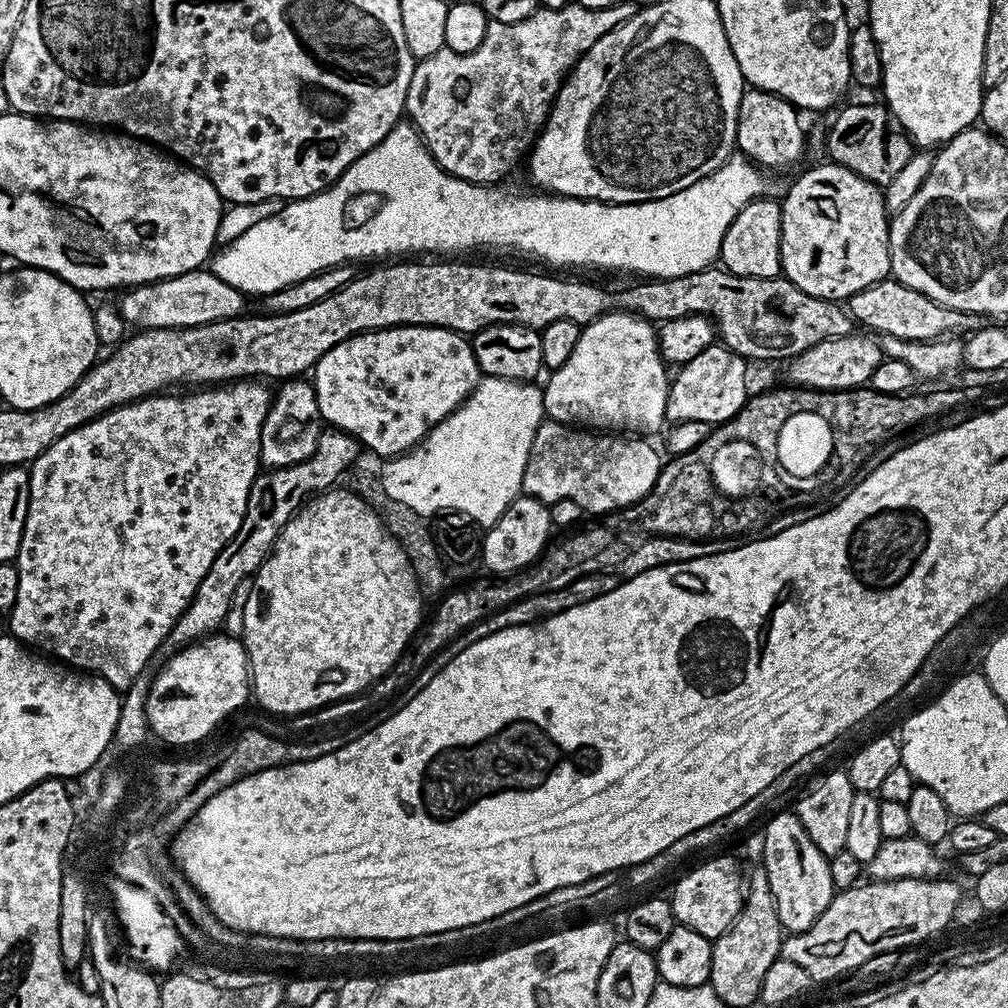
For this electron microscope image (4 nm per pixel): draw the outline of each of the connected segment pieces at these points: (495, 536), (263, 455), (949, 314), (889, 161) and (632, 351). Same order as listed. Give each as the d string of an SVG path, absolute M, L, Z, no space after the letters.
M519 495L512 501L511 506L495 520L482 536L482 561L492 574L515 574L529 566L535 565L541 559L542 553L549 547L548 535L554 532L552 523L552 509L543 504L541 500L535 500L532 496Z
M293 378L283 381L277 388L279 390L275 391L260 439L260 463L268 470L285 468L308 458L317 448L318 438L324 428L318 410L316 389L309 381Z
M895 278L879 280L874 286L866 286L866 290L858 290L858 294L848 297L846 311L859 327L860 324L864 327L861 329L881 337L893 336L903 340L938 340L960 334L956 332L971 334L982 324L981 317L973 312L959 312L942 306L926 298L926 294L910 290L910 286Z
M845 103L843 107L835 113L837 116L833 118L832 125L828 128L827 159L831 161L831 163L846 166L846 170L854 170L854 174L866 178L871 184L881 186L889 184L889 182L906 167L906 162L910 162L914 151L912 139L908 137L904 127L892 117L891 112L888 111L883 103L847 104L848 103Z
M613 310L606 313L605 316L598 317L594 322L583 325L580 337L578 338L578 346L574 346L574 354L570 354L570 358L562 364L560 368L555 369L551 373L552 376L548 380L548 385L543 385L544 393L544 410L547 419L557 420L559 424L570 424L573 426L583 426L588 430L615 430L620 434L648 434L644 432L652 432L660 423L665 423L666 402L668 401L668 390L670 387L670 372L666 367L666 361L660 354L660 342L658 332L649 321L643 320L641 316L634 316L630 312L622 312Z

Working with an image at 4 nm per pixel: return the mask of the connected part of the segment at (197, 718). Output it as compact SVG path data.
M206 636L167 659L164 669L153 675L148 685L146 714L153 737L168 744L196 744L250 700L248 652L235 636Z

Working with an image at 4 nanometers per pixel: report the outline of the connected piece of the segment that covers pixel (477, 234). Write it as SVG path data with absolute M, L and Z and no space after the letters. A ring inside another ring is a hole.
M401 122L392 127L390 134L386 134L386 138L382 138L382 142L378 142L378 146L366 150L366 154L362 154L362 158L355 160L337 178L332 187L324 192L319 192L316 196L308 196L305 200L294 200L285 203L283 210L277 216L271 216L254 226L250 226L250 230L246 230L246 234L242 234L242 238L234 238L234 242L230 242L223 250L217 251L211 257L210 264L216 276L222 278L222 282L230 282L230 286L234 286L238 291L245 294L253 292L257 298L263 298L269 292L282 290L294 282L302 282L302 278L310 278L310 274L318 274L322 270L333 268L339 264L357 262L356 260L368 260L371 256L396 258L399 257L396 256L399 252L408 251L436 252L432 254L468 254L464 252L470 251L471 248L480 247L513 248L514 251L521 252L524 256L537 256L538 259L545 260L548 264L553 264L556 267L553 269L556 270L572 267L613 268L616 272L637 272L640 275L637 277L640 278L669 280L675 276L694 274L698 270L713 267L717 263L720 247L722 246L722 238L726 234L730 222L734 222L734 218L738 218L738 210L742 210L742 206L746 206L750 201L763 197L767 193L764 191L767 190L768 184L764 181L763 175L765 176L765 173L757 165L753 164L747 156L733 154L729 156L726 163L718 166L718 170L714 170L706 178L694 182L694 186L686 186L686 190L678 190L678 194L670 194L661 200L647 200L641 204L609 204L602 200L575 200L573 196L557 196L555 194L527 196L524 192L516 192L513 196L499 196L495 192L497 190L495 187L471 184L468 180L459 180L456 176L451 176L449 172L445 172L437 164L435 158L428 153L427 146L420 139L420 133L412 127L411 123Z

